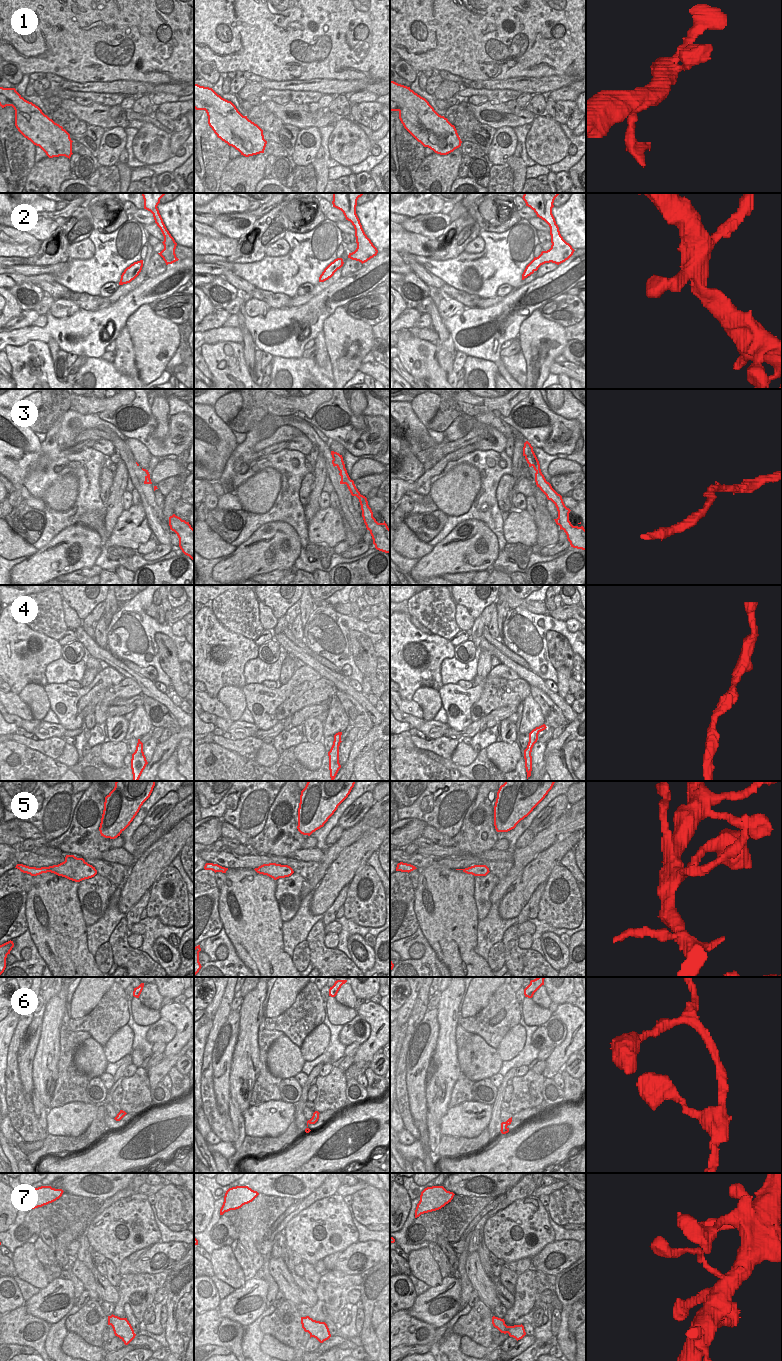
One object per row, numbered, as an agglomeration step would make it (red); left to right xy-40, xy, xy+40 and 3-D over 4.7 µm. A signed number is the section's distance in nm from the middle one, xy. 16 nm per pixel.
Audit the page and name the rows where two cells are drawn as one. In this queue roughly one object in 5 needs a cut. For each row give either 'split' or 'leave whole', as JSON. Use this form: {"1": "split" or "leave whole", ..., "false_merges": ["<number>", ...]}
{"1": "leave whole", "2": "leave whole", "3": "leave whole", "4": "leave whole", "5": "leave whole", "6": "leave whole", "7": "leave whole", "false_merges": []}

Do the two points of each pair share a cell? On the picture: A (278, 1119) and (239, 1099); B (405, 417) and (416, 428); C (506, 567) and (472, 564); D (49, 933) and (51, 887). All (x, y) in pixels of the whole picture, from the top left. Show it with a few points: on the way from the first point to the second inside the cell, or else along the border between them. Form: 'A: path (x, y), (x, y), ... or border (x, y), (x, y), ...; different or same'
A: border (249, 1106), (243, 1113); different
B: path (408, 420), (413, 425); same
C: border (498, 543), (498, 557), (490, 567); different
D: path (51, 922), (51, 898); same

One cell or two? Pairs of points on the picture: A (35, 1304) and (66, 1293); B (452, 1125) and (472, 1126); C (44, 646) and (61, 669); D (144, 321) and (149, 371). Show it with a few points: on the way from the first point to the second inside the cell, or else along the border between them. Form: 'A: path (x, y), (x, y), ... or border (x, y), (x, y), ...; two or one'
A: path (43, 1304), (55, 1293), (58, 1293); one
B: path (457, 1125), (467, 1125); one
C: border (61, 656), (53, 660), (46, 667), (46, 682); two
D: path (149, 333), (149, 359); one

